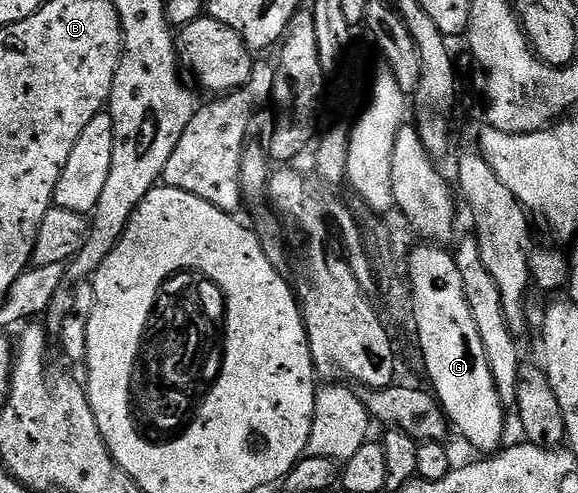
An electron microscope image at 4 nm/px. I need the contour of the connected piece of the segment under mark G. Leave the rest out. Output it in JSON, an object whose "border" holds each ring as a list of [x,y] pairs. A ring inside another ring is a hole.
{"border":[[[432,242],[418,245],[408,253],[407,283],[425,372],[433,383],[431,391],[455,432],[471,447],[478,448],[481,451],[478,453],[492,454],[503,444],[507,408],[495,390],[495,380],[487,366],[487,354],[483,351],[479,330],[475,330],[475,318],[471,318],[471,308],[463,294],[463,278],[455,266],[452,251]]]}

